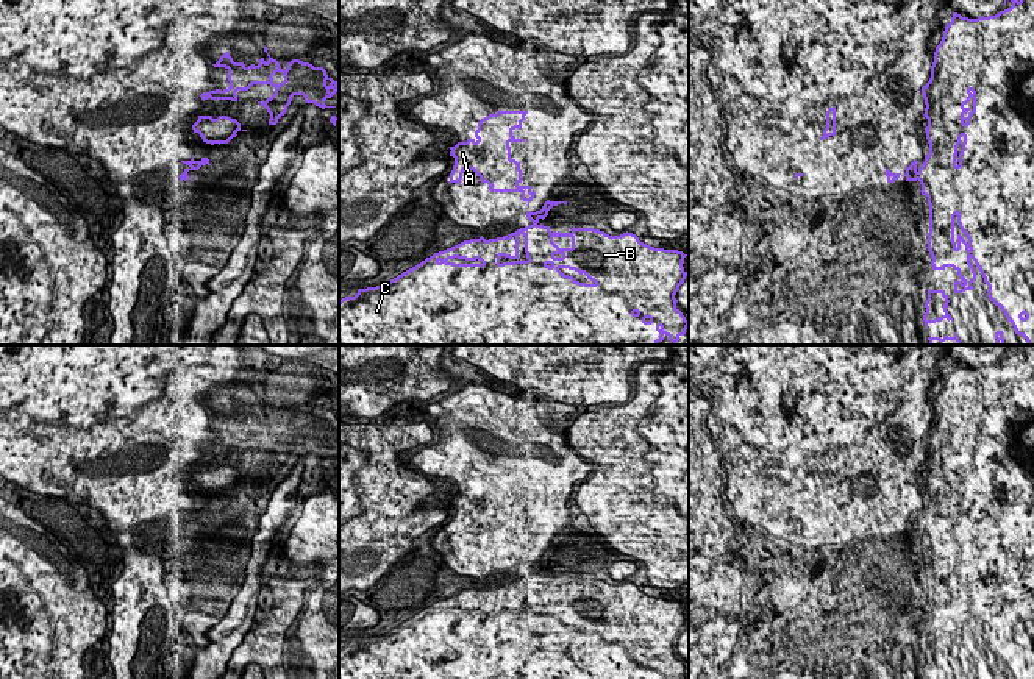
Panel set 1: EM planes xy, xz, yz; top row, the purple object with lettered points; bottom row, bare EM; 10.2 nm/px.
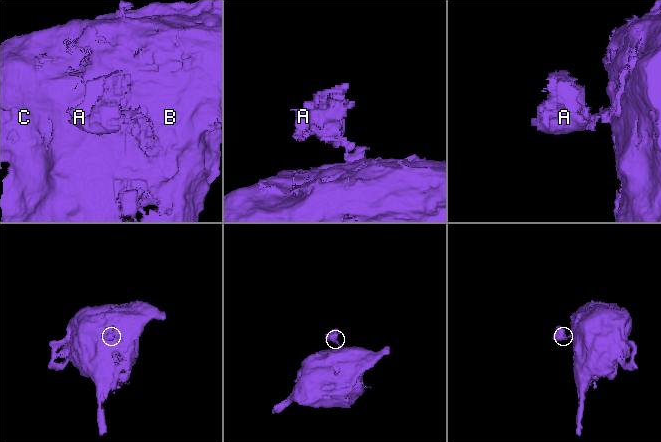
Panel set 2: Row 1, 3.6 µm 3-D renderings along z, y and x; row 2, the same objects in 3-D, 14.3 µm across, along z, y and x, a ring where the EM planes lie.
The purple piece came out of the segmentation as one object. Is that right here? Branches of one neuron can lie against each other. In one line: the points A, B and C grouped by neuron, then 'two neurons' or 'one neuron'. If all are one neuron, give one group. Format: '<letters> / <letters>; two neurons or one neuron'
A / B C; two neurons

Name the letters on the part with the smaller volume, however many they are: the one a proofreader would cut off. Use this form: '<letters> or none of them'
A

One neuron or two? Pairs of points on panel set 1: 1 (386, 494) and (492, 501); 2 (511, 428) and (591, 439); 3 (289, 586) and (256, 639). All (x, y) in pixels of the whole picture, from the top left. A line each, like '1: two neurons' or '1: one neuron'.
1: two neurons
2: two neurons
3: one neuron

